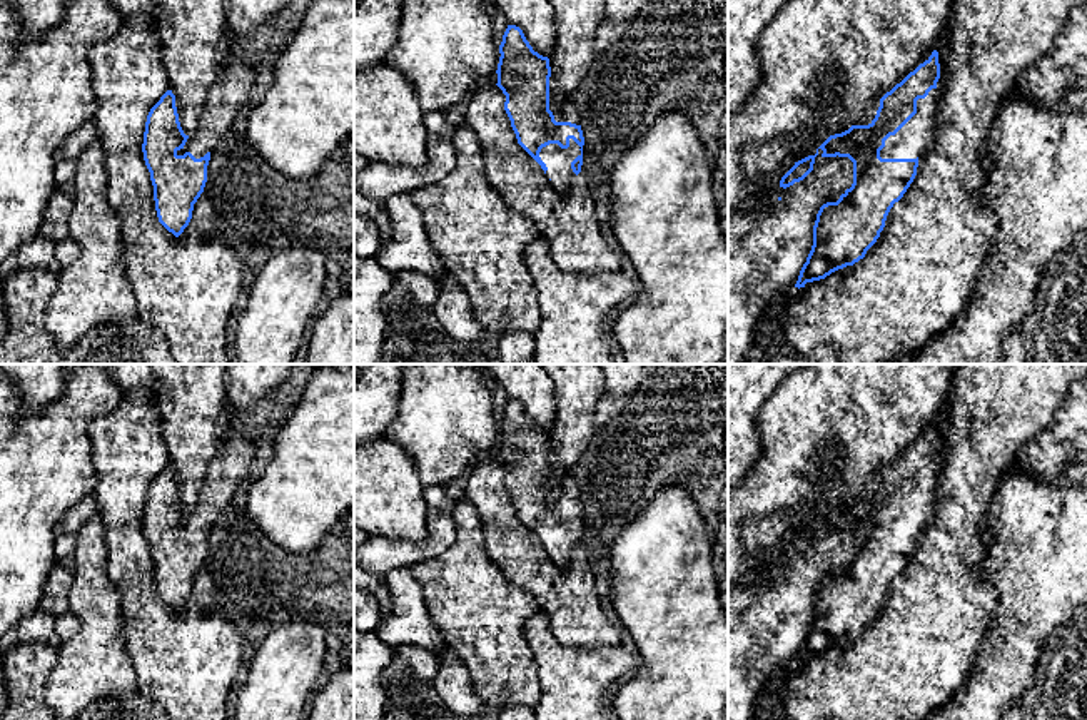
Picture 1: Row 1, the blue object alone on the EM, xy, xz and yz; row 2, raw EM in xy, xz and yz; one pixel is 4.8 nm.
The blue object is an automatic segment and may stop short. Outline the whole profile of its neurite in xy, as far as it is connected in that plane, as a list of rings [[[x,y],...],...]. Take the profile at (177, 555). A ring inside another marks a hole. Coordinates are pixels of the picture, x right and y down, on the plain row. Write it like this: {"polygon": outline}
{"polygon": [[[225,426],[219,453],[210,461],[192,510],[185,510],[180,501],[172,464],[150,483],[142,526],[159,596],[175,611],[189,600],[194,578],[204,566],[210,526],[249,478],[255,456],[257,448]]]}

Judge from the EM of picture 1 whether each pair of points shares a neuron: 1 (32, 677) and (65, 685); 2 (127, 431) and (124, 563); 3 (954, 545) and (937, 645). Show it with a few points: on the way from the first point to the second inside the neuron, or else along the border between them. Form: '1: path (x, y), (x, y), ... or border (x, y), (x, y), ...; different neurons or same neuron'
1: border (57, 650), (57, 660), (45, 689), (45, 702); different neurons
2: path (126, 465), (121, 488), (121, 527), (124, 530); same neuron
3: path (944, 570), (939, 587), (939, 620); same neuron

